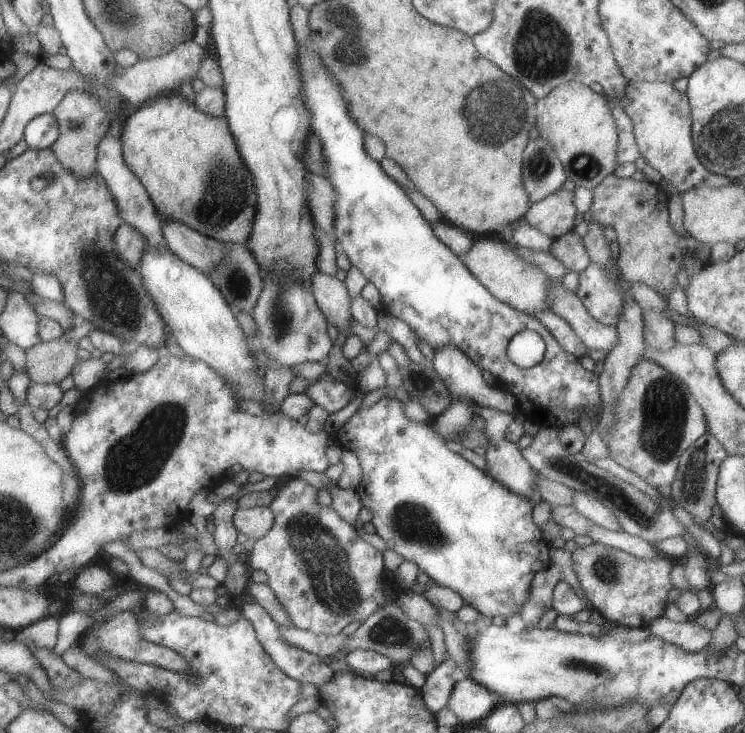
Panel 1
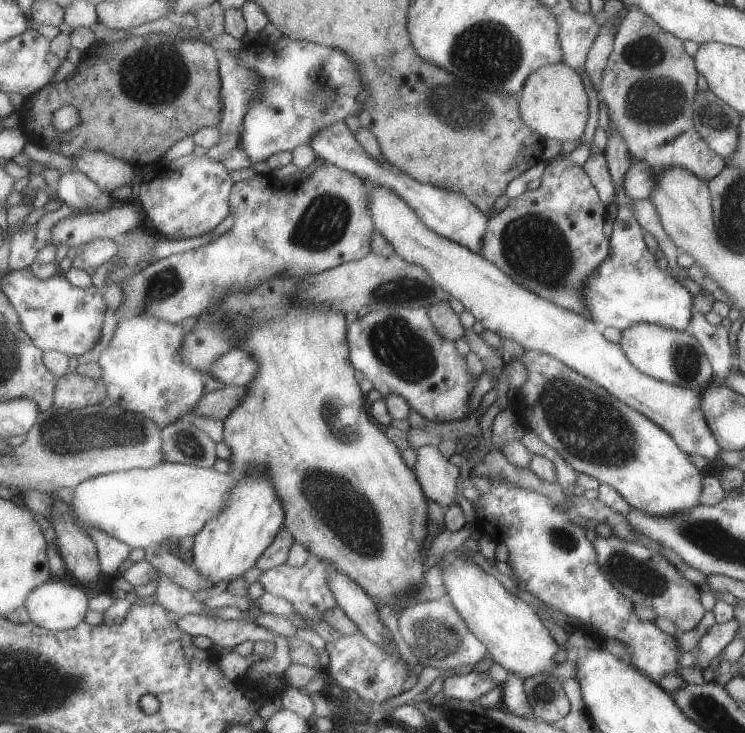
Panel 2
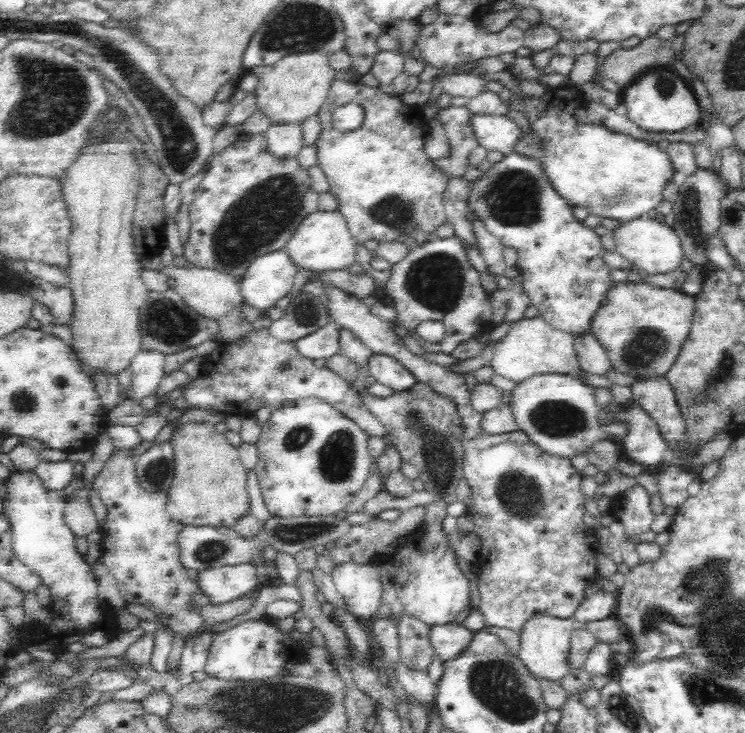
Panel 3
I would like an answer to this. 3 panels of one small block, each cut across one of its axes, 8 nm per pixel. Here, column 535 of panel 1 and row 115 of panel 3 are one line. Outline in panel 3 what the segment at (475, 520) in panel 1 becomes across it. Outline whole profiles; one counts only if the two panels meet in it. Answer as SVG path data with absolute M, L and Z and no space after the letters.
M558 86L558 90L547 90L546 102L542 106L542 98L518 102L514 100L512 106L518 110L524 110L524 114L532 122L534 134L538 134L544 144L538 146L536 138L523 136L517 142L514 150L526 156L532 156L540 166L544 167L544 174L548 175L548 180L556 188L558 194L568 199L573 205L581 204L588 208L589 214L596 214L603 218L616 218L622 223L628 220L640 218L647 215L650 210L658 208L660 202L664 200L664 188L671 181L676 173L674 165L668 153L658 149L658 146L636 140L626 134L614 133L604 126L582 125L576 122L572 116L572 111L578 108L584 101L580 88L576 86Z

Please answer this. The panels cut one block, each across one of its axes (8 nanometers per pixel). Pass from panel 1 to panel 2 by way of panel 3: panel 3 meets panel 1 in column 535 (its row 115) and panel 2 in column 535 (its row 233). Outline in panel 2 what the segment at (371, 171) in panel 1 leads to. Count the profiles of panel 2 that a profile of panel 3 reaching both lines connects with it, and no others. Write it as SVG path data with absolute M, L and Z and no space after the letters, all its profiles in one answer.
M524 350L521 364L525 366L527 376L521 385L521 399L516 406L518 416L525 422L527 430L555 450L571 468L593 476L600 484L608 484L631 507L649 516L676 516L685 508L699 505L699 494L703 488L702 471L695 468L689 455L677 448L675 440L663 428L547 353Z

